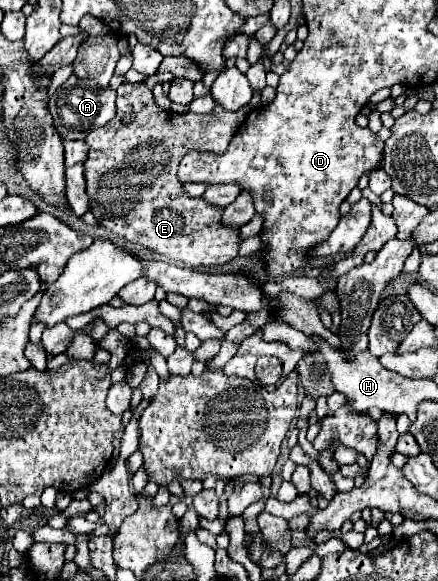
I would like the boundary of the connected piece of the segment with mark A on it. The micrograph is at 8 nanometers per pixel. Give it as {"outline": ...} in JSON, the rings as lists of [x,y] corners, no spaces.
{"outline":[[[70,77],[50,97],[50,113],[62,139],[84,139],[92,129],[98,129],[112,119],[112,115],[116,113],[116,91],[112,87],[102,89],[92,79],[86,81]]]}

